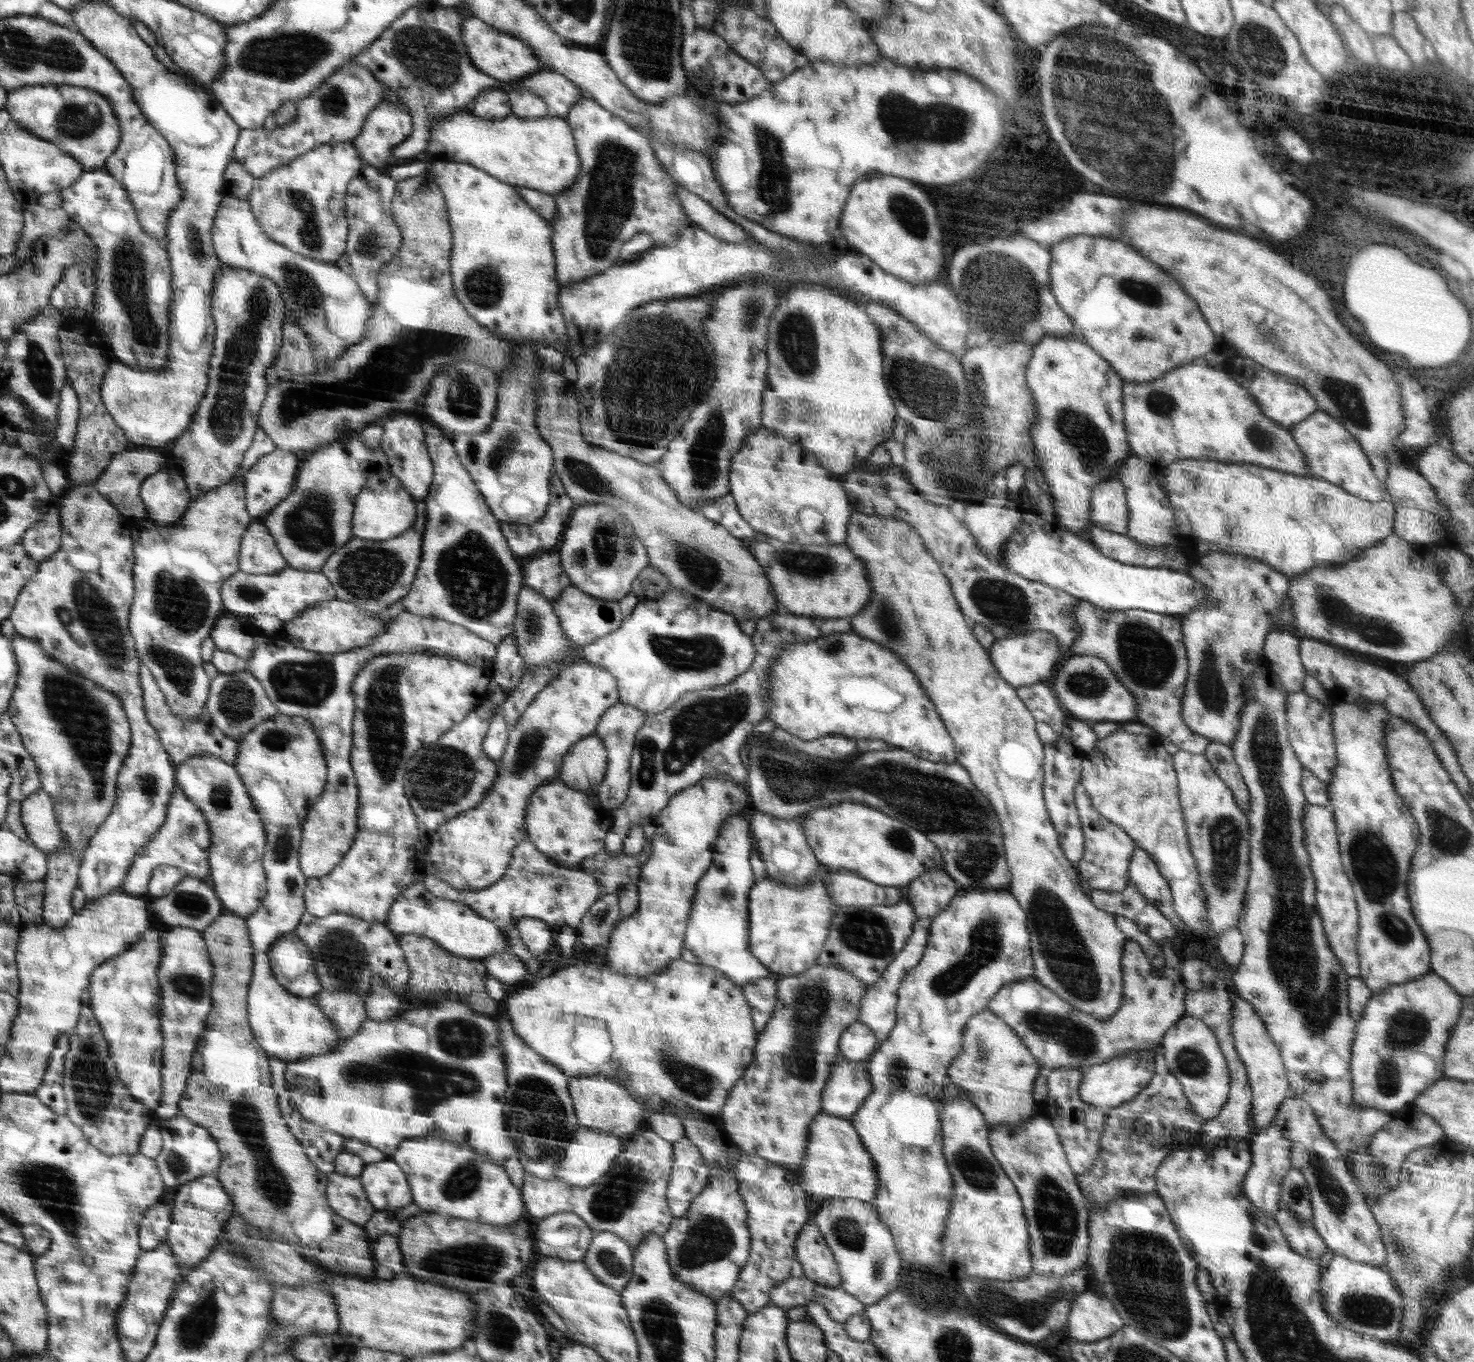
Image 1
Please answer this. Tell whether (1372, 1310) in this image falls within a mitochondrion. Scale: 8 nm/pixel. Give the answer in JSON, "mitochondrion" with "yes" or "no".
{"mitochondrion":"yes"}

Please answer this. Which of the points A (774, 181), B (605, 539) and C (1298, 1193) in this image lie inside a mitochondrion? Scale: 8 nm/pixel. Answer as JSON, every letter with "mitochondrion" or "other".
{"A":"mitochondrion","B":"mitochondrion","C":"mitochondrion"}

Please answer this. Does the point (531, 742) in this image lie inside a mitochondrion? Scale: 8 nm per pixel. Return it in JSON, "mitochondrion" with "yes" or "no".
{"mitochondrion":"yes"}

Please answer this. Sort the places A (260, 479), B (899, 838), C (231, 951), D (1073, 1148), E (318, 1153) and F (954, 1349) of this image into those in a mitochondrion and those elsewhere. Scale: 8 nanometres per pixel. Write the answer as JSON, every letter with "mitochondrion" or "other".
{"A":"other","B":"mitochondrion","C":"other","D":"other","E":"other","F":"mitochondrion"}

